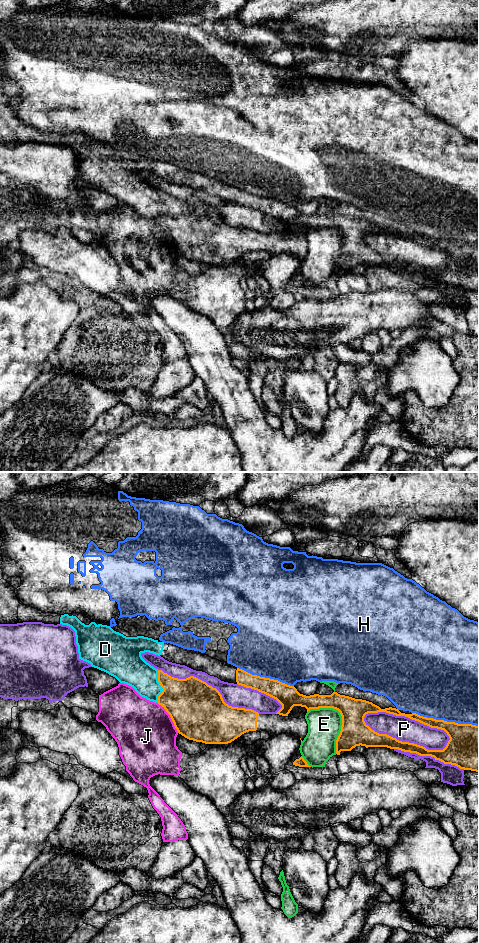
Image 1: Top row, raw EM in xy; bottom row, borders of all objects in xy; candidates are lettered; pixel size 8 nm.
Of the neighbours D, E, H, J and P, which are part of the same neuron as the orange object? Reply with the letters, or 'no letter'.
D

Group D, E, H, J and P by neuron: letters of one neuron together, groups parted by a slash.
D / E / H / J / P

